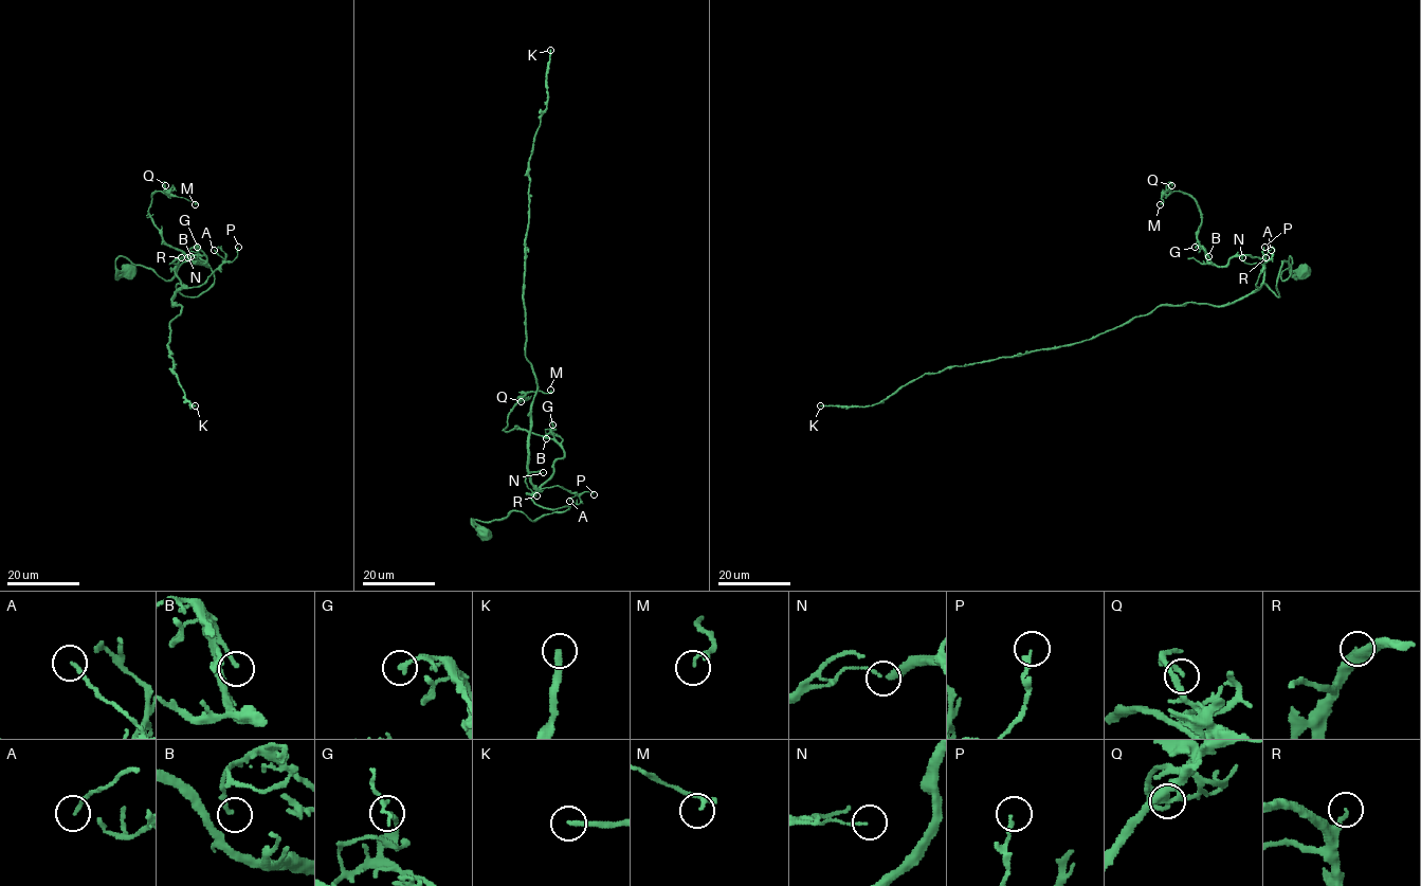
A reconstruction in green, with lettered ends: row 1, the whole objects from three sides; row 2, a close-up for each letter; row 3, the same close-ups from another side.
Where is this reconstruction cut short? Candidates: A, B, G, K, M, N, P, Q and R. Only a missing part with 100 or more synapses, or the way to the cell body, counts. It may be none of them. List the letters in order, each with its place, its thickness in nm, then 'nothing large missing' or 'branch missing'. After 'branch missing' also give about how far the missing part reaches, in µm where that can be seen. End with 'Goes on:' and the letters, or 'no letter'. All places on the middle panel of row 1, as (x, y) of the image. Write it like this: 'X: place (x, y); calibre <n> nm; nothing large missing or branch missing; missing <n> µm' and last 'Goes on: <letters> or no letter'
A: place (569, 501); calibre 110 nm; nothing large missing
B: place (546, 438); calibre 160 nm; nothing large missing
G: place (552, 425); calibre 170 nm; nothing large missing
K: place (550, 50); calibre 240 nm; branch missing; missing 200 µm
M: place (550, 390); calibre 160 nm; nothing large missing
N: place (543, 472); calibre 100 nm; nothing large missing
P: place (594, 494); calibre 170 nm; nothing large missing
Q: place (521, 401); calibre 160 nm; nothing large missing
R: place (536, 495); calibre 130 nm; nothing large missing
Goes on: K

